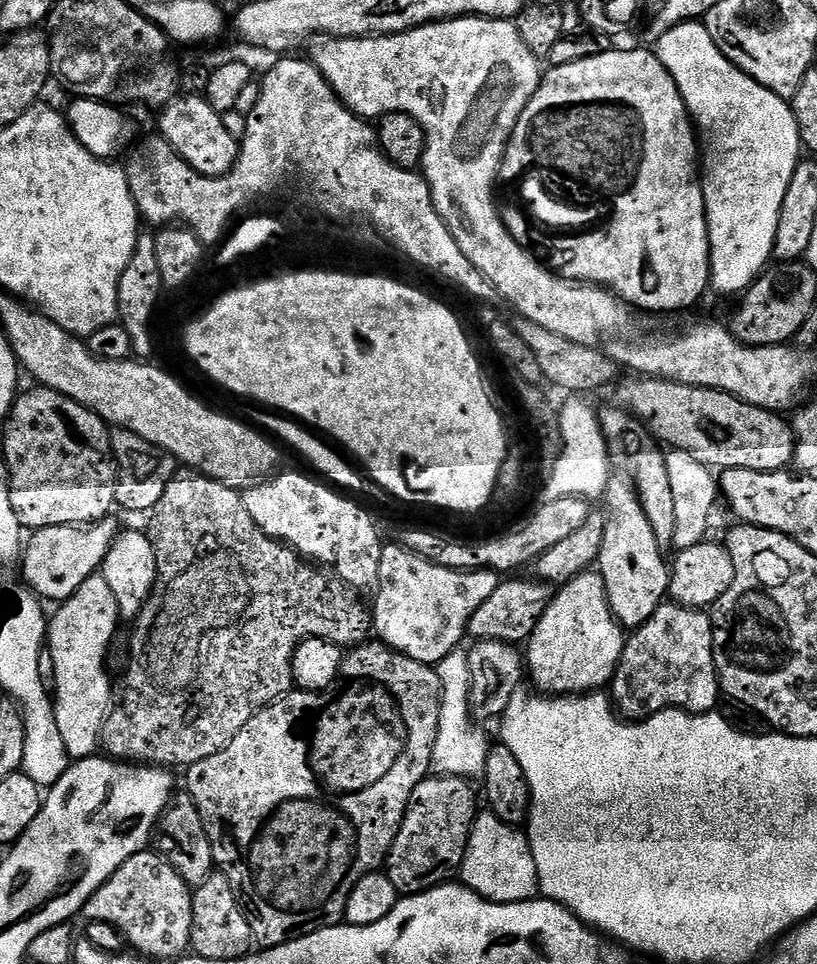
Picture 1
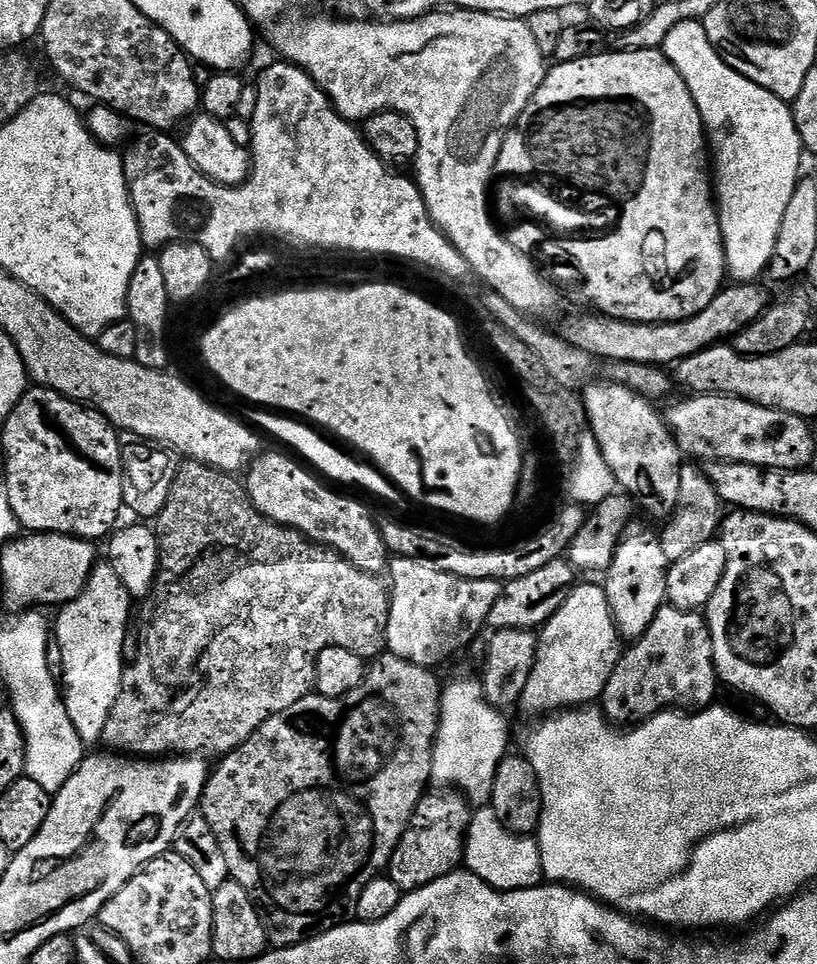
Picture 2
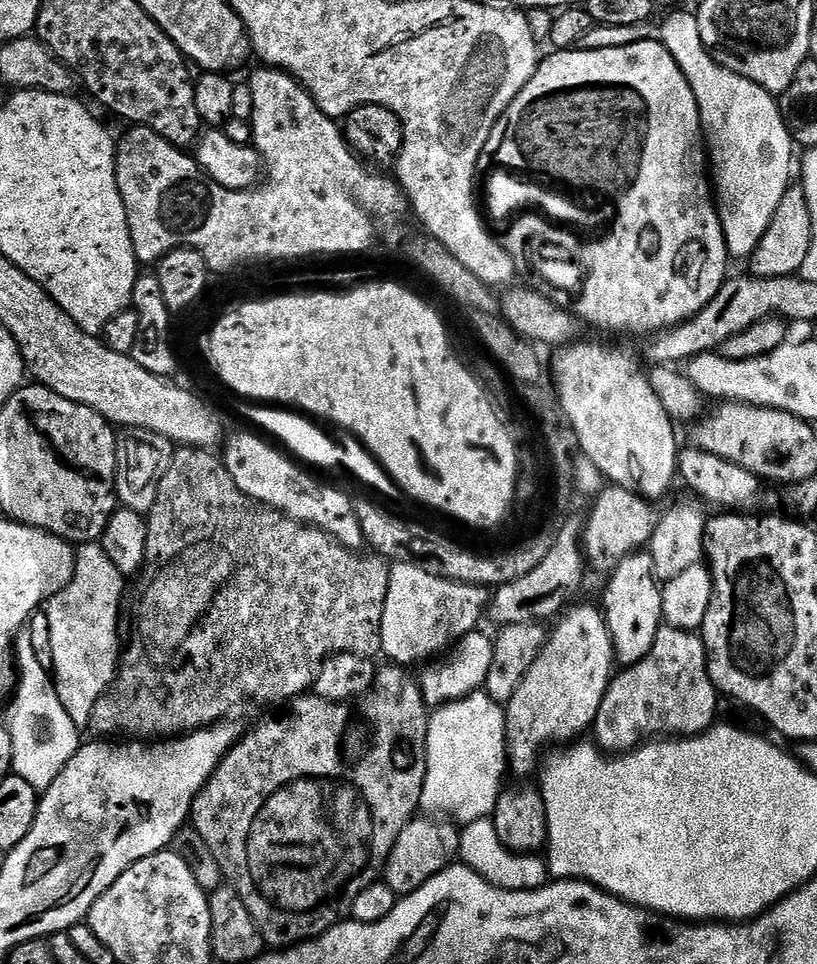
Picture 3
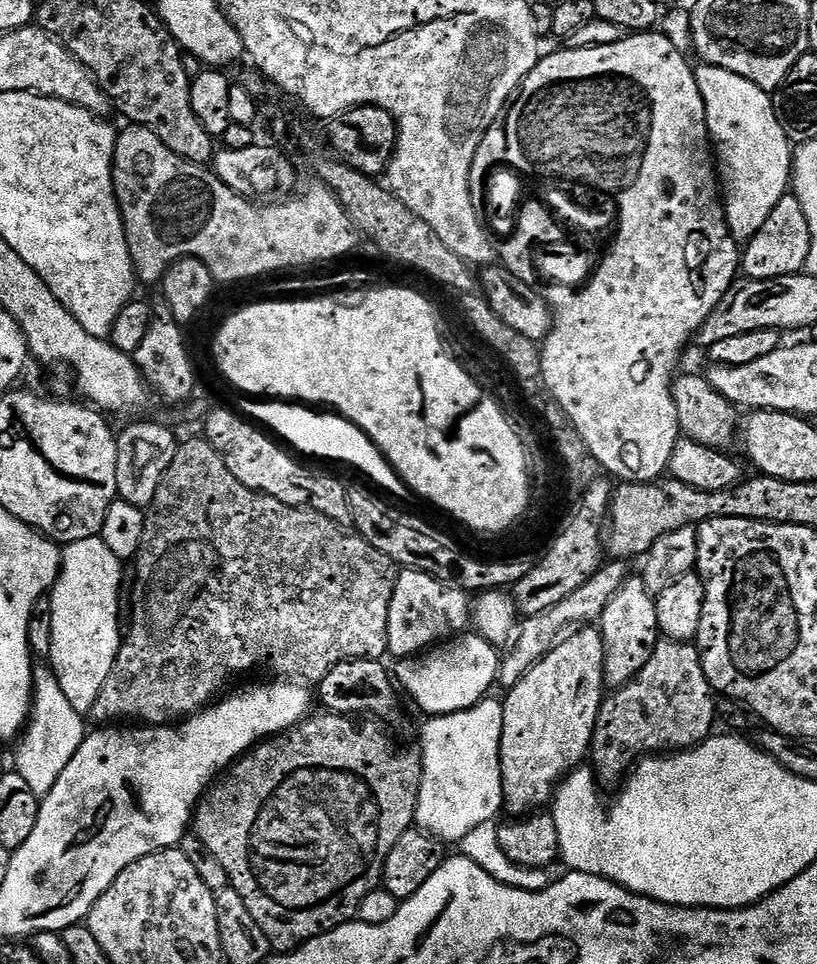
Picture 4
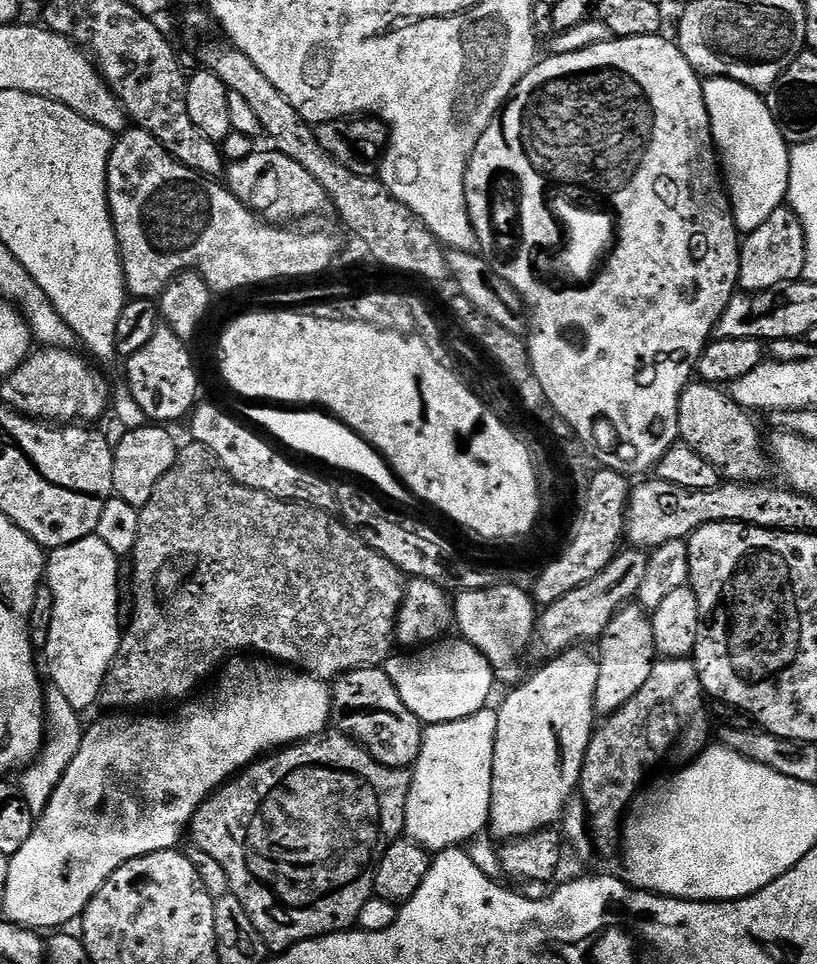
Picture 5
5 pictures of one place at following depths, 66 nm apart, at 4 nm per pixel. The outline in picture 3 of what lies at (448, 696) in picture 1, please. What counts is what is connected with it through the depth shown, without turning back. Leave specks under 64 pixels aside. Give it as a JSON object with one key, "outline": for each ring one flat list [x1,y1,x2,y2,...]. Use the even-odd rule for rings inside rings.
{"outline":[[483,690,471,692,468,696,454,700,450,704,439,705,428,718,428,765,420,808,425,813,447,818,460,826,489,819,496,810,496,803,506,784,504,768,506,772,507,731,508,721,505,709]]}

